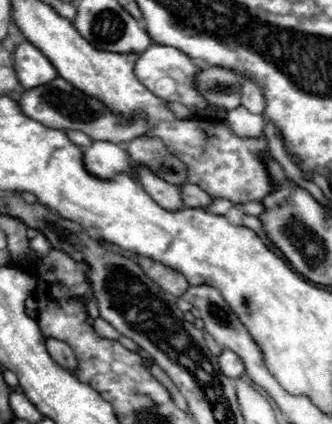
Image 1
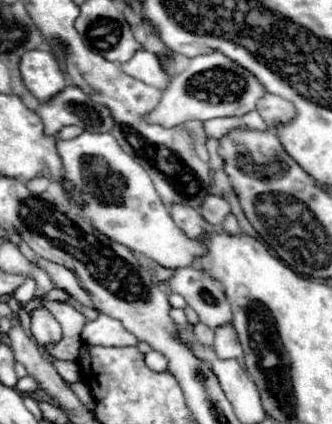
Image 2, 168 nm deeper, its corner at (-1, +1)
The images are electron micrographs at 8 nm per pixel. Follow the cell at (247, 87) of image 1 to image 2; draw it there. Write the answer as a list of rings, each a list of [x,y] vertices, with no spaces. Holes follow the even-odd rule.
[[[265,94],[261,102],[257,102],[257,112],[265,118],[269,128],[275,128],[277,122],[287,122],[295,116],[293,104],[275,94]]]

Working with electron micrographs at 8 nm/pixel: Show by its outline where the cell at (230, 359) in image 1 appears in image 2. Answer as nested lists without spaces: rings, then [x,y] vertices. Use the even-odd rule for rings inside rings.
[[[221,326],[221,328],[215,330],[213,350],[221,360],[229,360],[229,358],[237,360],[237,358],[243,356],[243,348],[237,342],[237,334],[231,326]]]

